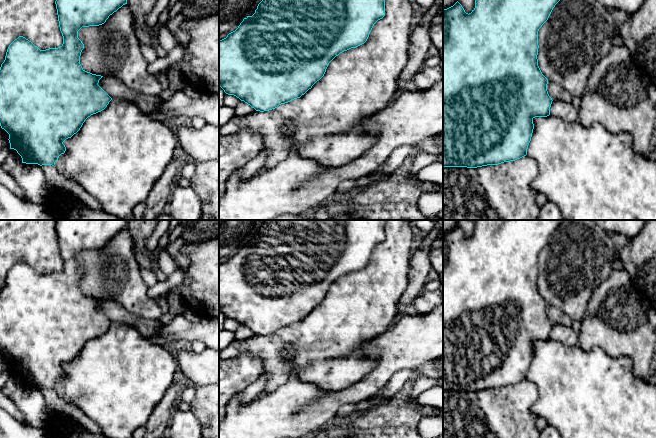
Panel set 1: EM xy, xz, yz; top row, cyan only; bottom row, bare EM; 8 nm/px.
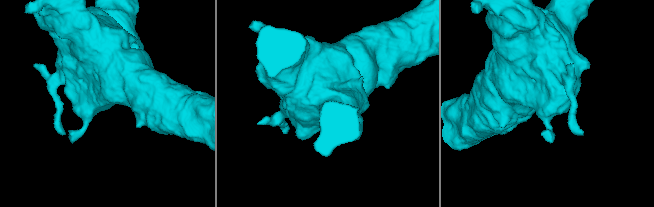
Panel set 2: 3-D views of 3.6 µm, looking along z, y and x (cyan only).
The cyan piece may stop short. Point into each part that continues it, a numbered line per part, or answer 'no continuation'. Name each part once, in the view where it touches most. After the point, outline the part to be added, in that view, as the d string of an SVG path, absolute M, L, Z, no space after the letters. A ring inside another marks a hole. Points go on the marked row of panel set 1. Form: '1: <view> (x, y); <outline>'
no continuation

